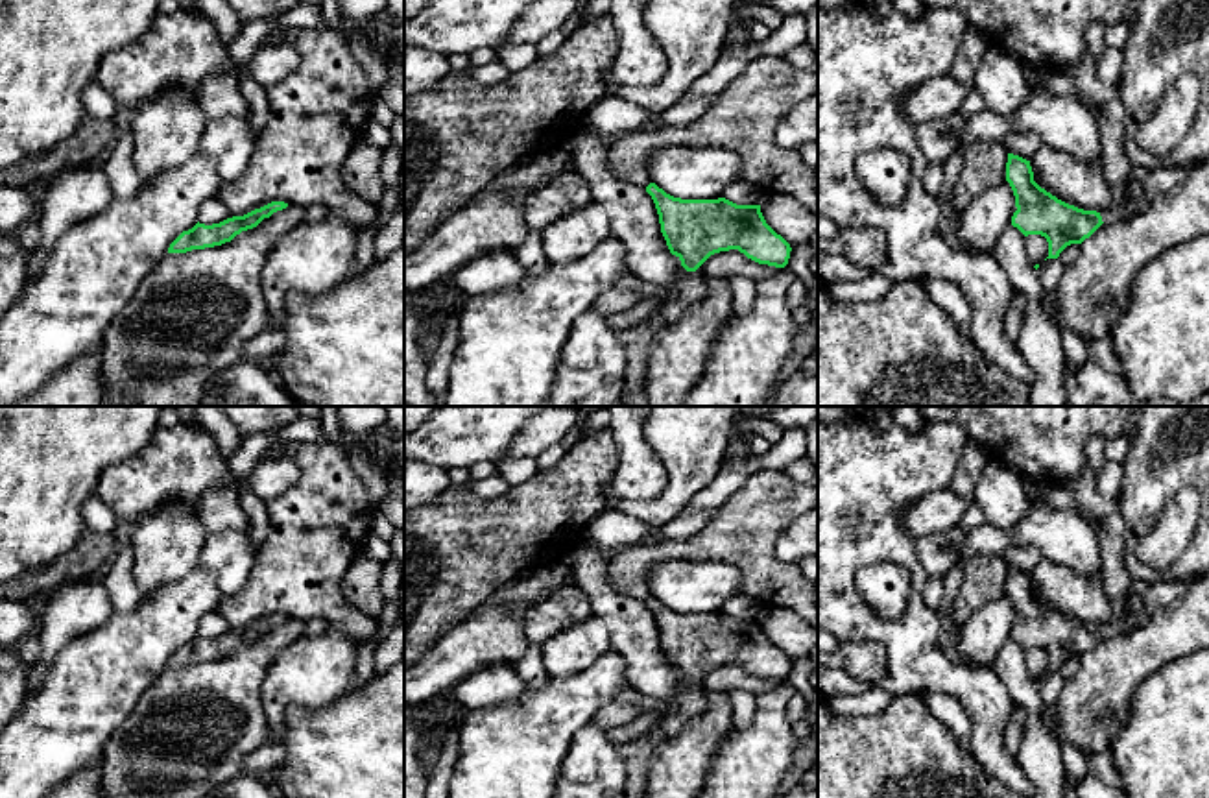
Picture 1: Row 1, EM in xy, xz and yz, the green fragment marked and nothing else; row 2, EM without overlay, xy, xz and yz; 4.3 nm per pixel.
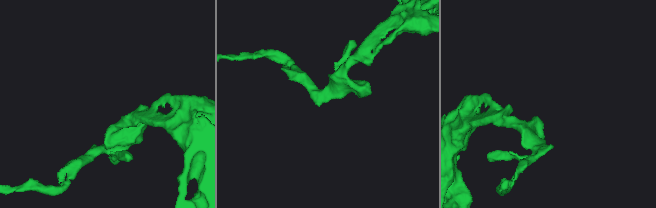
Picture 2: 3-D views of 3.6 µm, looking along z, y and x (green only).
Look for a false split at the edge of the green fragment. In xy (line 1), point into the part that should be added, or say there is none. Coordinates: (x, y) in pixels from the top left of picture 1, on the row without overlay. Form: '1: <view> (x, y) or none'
1: none

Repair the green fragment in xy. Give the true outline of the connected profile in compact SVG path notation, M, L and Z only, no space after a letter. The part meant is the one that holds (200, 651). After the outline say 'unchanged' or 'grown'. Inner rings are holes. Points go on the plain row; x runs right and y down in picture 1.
M271 615L260 623L255 623L244 630L233 630L220 637L205 639L196 637L192 643L183 645L168 661L168 667L186 667L192 663L205 663L231 656L242 645L257 641L264 632L286 623L284 615Z; unchanged

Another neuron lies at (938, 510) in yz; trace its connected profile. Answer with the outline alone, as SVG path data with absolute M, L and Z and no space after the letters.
M951 488L923 495L904 510L904 528L916 538L949 530L960 525L960 519L971 506Z

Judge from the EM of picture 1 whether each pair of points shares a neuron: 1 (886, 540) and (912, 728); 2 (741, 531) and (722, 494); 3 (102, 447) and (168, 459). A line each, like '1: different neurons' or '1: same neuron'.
1: different neurons
2: different neurons
3: different neurons

